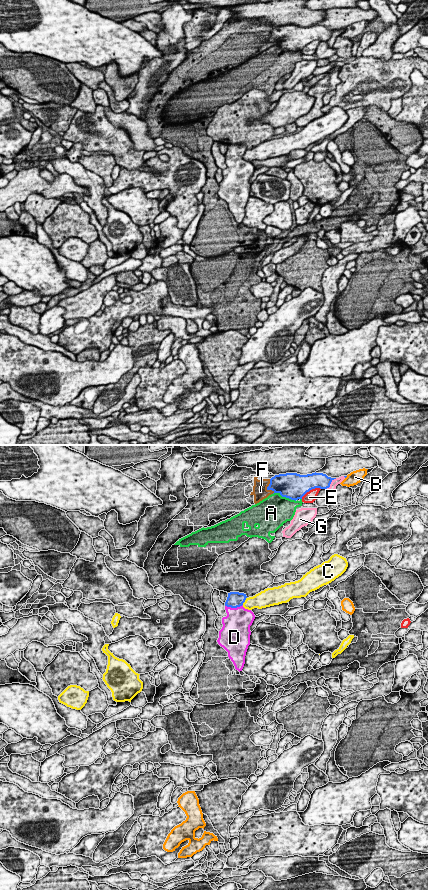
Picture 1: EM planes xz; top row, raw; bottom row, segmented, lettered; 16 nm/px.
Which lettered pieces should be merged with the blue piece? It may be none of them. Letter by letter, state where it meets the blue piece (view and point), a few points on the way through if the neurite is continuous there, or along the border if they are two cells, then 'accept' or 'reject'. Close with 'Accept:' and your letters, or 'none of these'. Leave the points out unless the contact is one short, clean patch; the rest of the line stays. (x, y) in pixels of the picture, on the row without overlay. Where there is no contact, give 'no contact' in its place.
A: contact xz (284, 48); reject
B: no contact; reject
C: contact xz (244, 153); reject
D: contact xz (233, 159); way xz (235, 151), (233, 159), (237, 167), (237, 174); accept
E: contact xz (310, 41); reject
F: contact xz (267, 39); reject
G: contact xz (330, 35); reject
Accept: D

